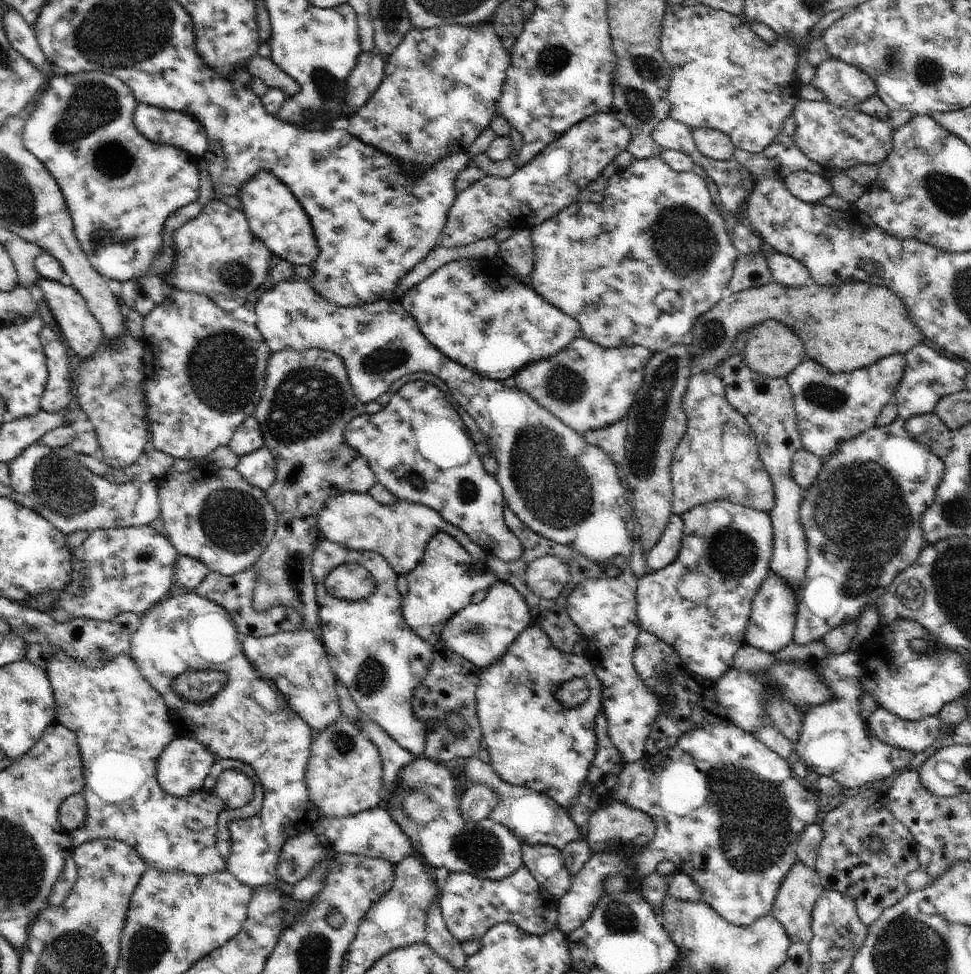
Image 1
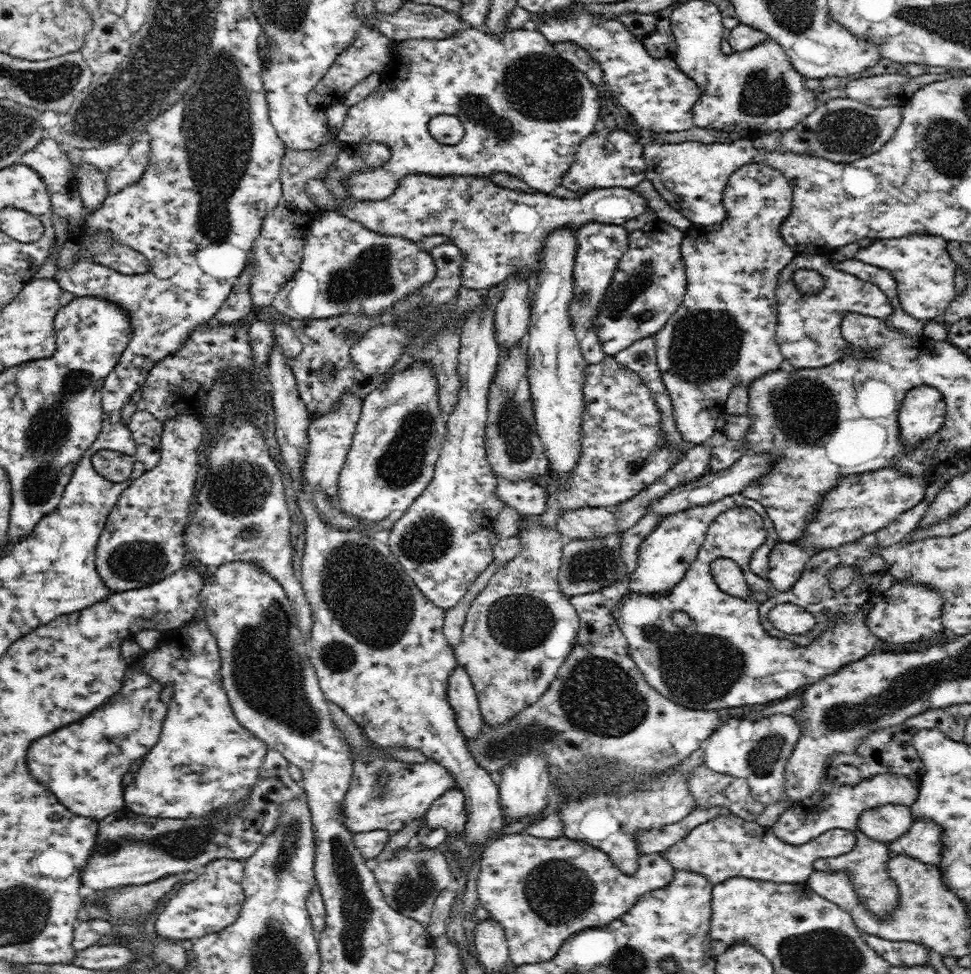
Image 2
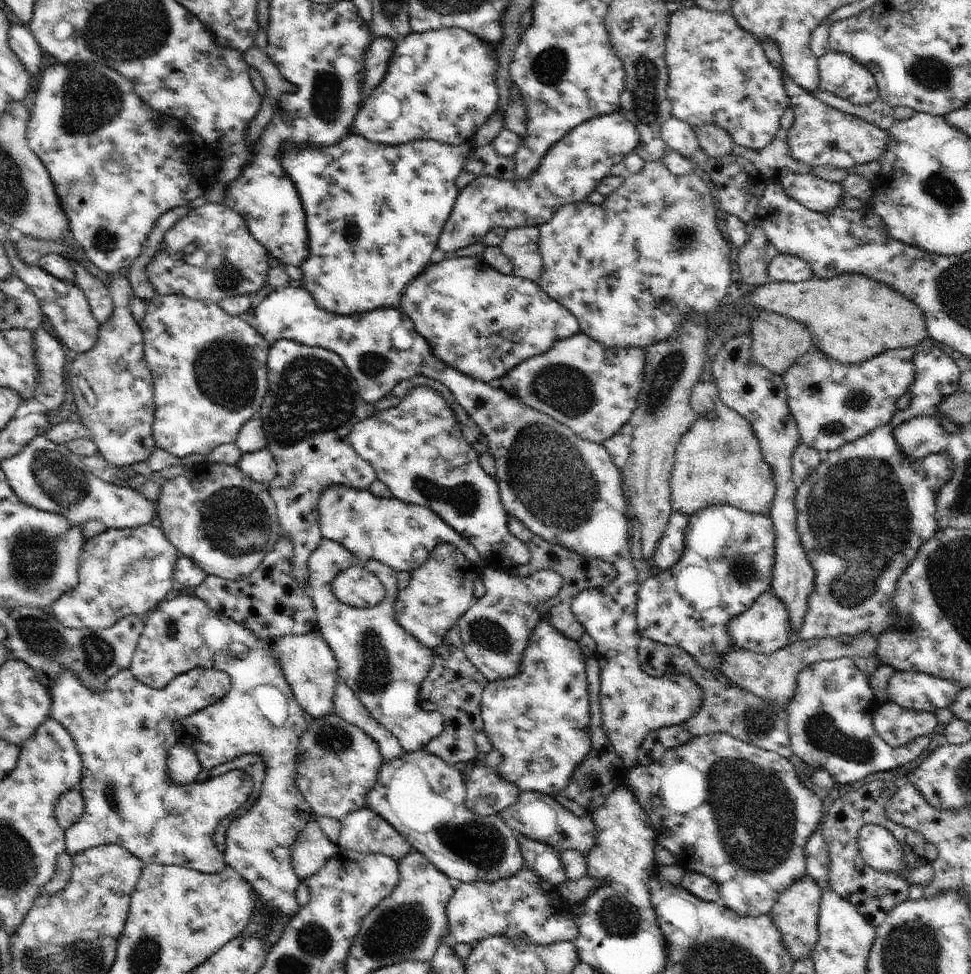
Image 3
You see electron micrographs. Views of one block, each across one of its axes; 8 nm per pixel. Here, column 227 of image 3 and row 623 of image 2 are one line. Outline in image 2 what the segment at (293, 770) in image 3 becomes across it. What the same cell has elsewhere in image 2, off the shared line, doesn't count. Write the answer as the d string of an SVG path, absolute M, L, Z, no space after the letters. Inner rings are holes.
M734 507L721 512L710 523L704 542L693 563L687 568L684 578L681 578L670 592L662 593L662 596L655 598L630 592L614 608L614 620L618 622L618 627L627 640L630 659L634 660L638 669L643 672L646 682L674 704L689 709L720 710L781 701L805 684L809 683L810 686L824 676L833 675L848 664L862 660L870 655L878 641L866 623L870 610L882 598L878 592L874 593L866 605L859 608L855 616L850 619L833 619L829 628L810 646L798 646L791 640L778 639L764 631L759 609L764 600L772 598L776 591L769 586L765 578L752 572L749 560L754 550L765 541L765 530L763 518L753 508ZM716 558L731 558L740 566L748 587L753 591L751 600L735 598L720 591L711 573L711 562ZM674 612L686 612L693 624L679 629L672 621Z

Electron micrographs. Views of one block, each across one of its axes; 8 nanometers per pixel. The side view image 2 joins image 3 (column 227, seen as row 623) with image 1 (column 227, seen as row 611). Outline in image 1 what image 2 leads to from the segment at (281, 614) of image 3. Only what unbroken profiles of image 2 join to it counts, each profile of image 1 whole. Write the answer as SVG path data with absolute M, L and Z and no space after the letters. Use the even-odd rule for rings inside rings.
M248 570L236 576L222 576L218 573L209 573L206 579L193 591L197 596L206 598L218 604L226 610L234 620L238 632L245 638L264 638L266 636L278 634L282 631L302 631L302 616L296 614L294 608L286 608L282 604L266 610L266 612L256 612L254 610L254 590L256 590L258 574L254 570Z

